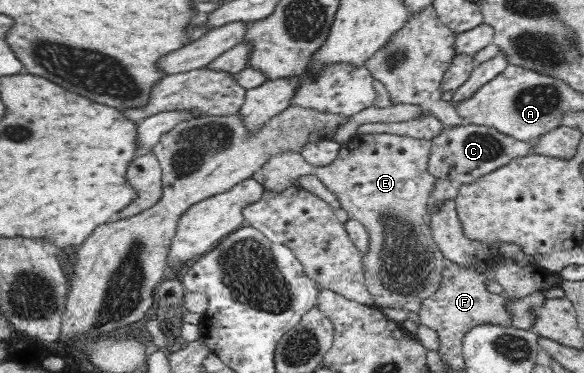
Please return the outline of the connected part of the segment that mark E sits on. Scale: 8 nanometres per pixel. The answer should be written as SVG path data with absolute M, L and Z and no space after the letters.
M357 132L355 136L347 141L339 149L337 156L326 165L317 166L311 165L311 163L305 160L305 157L299 151L293 151L293 149L285 149L280 153L274 154L267 160L267 162L258 171L263 175L264 188L271 189L273 191L282 192L284 188L291 185L297 185L297 178L299 175L313 175L316 176L337 198L340 202L340 206L344 208L348 214L349 219L358 220L365 228L368 234L368 247L367 252L362 256L362 263L365 273L366 284L368 285L369 292L373 294L374 305L381 307L393 307L398 309L405 309L406 311L417 312L420 309L420 304L425 299L428 299L434 292L437 292L440 288L440 282L442 280L442 274L446 270L443 265L442 258L444 255L441 253L441 249L438 248L437 243L433 240L432 232L427 221L427 214L429 204L431 202L431 192L435 187L436 179L428 169L429 156L431 154L432 141L425 138L413 138L411 136L403 136L399 134L391 133L375 133L365 134Z

